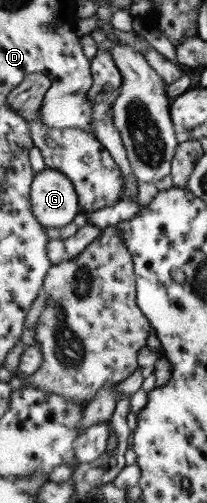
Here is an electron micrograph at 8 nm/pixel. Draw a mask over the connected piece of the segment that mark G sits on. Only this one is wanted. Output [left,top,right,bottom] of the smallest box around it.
[32,167,82,228]

